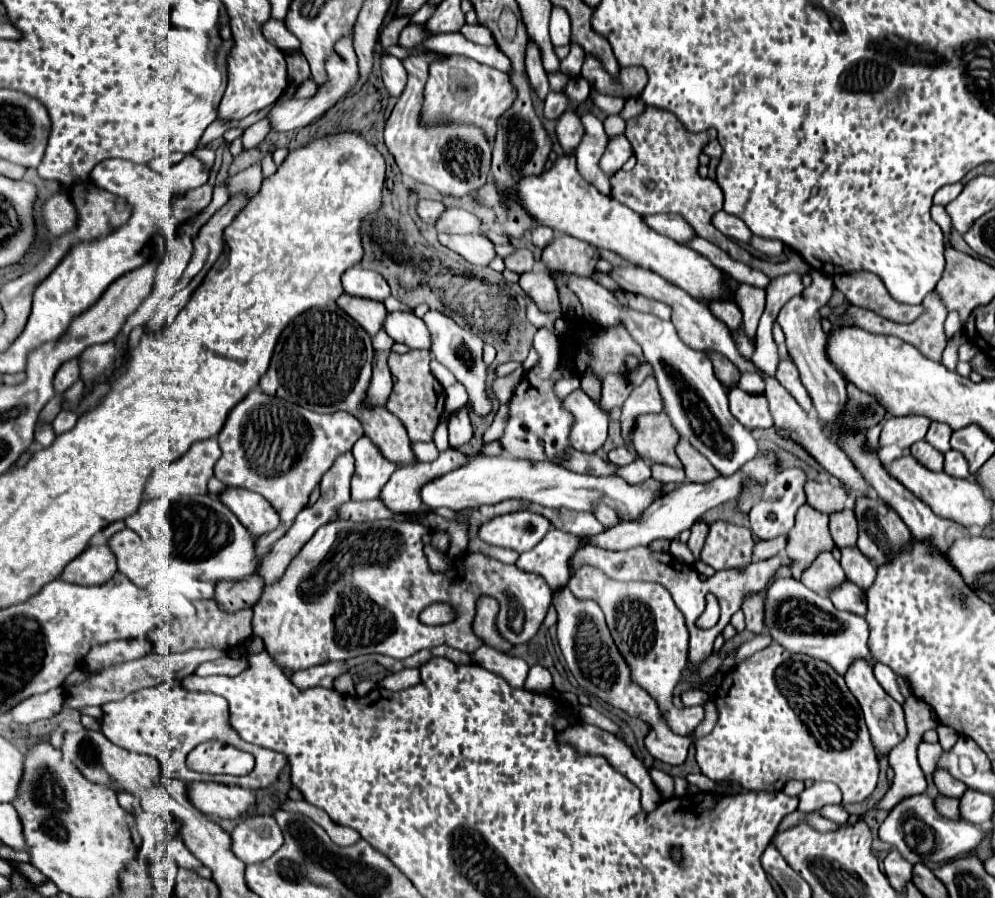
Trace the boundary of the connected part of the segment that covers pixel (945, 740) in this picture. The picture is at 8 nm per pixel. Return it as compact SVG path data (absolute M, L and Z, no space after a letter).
M938 724L936 730L938 730L938 736L940 736L940 744L942 744L942 748L952 748L952 742L958 740L958 734L956 734L952 728L948 728L948 726Z

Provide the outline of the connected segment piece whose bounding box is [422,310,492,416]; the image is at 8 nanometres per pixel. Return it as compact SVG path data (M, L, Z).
M440 310L426 312L422 320L426 322L426 326L432 332L432 354L434 354L434 358L440 364L444 364L468 392L468 402L466 402L464 410L474 412L478 416L488 416L492 412L492 398L488 396L488 370L490 368L482 360L484 340L468 324L460 326L450 314L444 314Z

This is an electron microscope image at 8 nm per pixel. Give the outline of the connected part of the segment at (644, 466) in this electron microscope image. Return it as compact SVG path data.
M636 458L634 462L630 462L626 466L616 466L616 472L624 480L628 480L628 484L640 484L640 480L648 480L652 476L648 462L644 462L642 458Z

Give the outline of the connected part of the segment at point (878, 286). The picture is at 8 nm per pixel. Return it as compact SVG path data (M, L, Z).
M848 272L833 277L836 289L838 289L850 304L868 308L872 312L878 312L884 318L890 318L894 322L910 322L916 320L920 314L926 312L926 308L920 306L904 306L892 296L888 296L888 290L884 288L882 280L878 280L872 272Z

